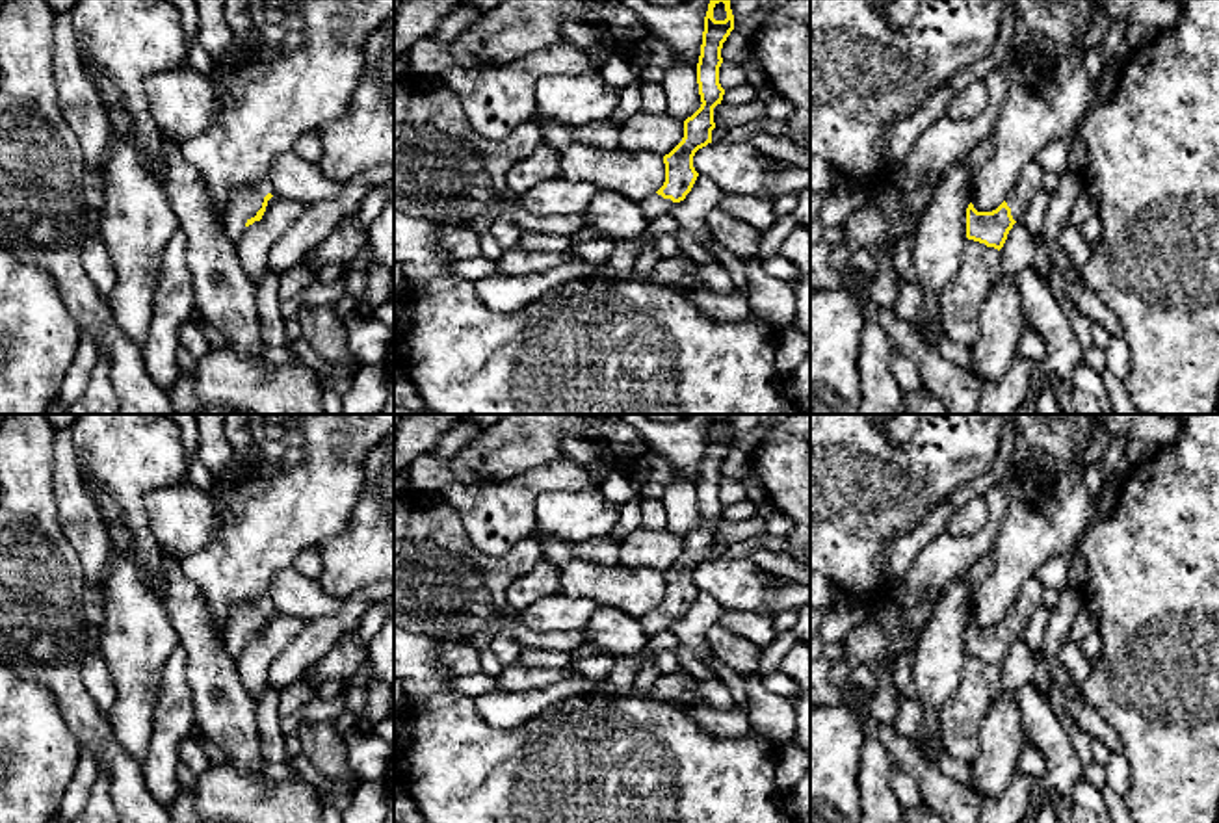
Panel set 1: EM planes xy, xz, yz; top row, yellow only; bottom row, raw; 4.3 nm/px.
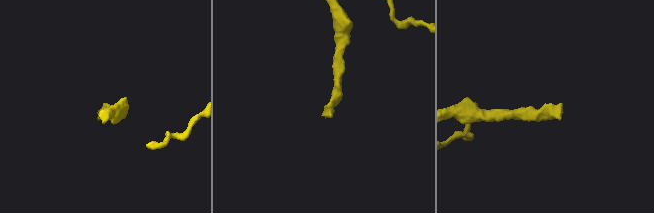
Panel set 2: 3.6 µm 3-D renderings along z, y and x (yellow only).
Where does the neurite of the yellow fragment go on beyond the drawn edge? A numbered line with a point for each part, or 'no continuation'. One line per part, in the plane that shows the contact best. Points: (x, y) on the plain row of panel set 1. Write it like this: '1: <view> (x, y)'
1: xy (244, 619)

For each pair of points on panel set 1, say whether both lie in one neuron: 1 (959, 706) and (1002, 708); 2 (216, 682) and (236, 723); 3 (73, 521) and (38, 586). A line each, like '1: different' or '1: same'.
1: different
2: same
3: different

